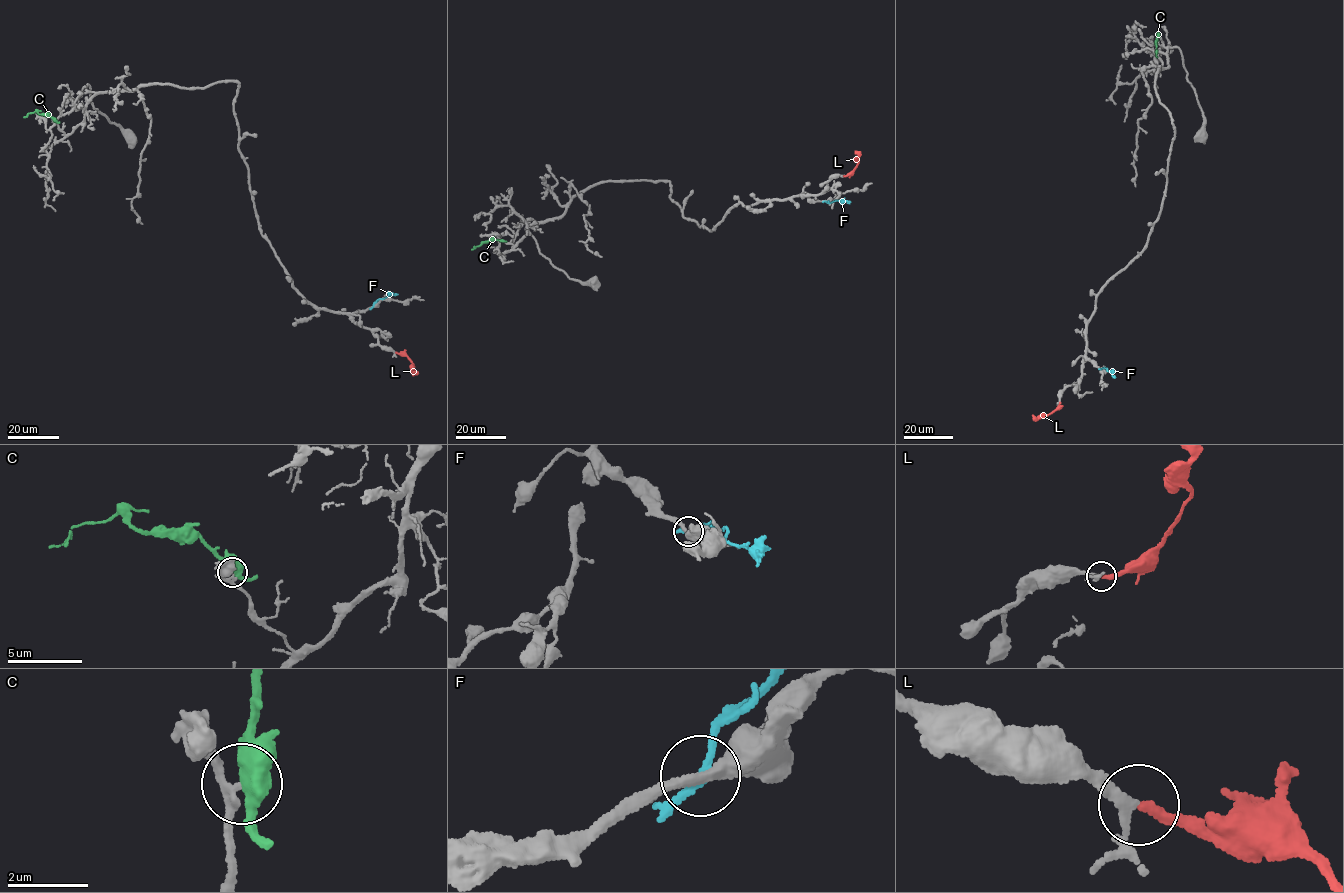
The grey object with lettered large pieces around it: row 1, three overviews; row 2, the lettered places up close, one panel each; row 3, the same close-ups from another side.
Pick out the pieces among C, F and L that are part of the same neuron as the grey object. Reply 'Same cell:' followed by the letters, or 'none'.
Same cell: L

